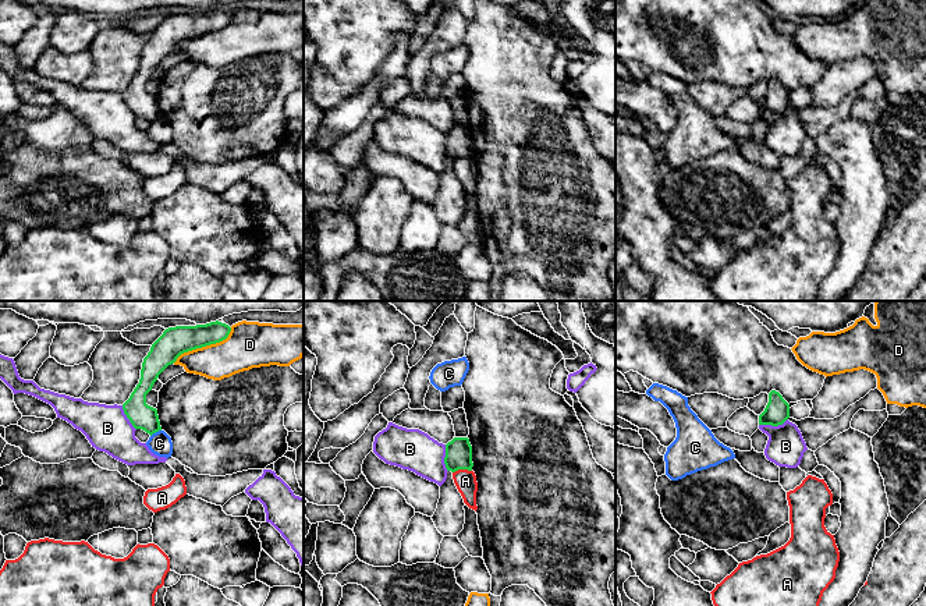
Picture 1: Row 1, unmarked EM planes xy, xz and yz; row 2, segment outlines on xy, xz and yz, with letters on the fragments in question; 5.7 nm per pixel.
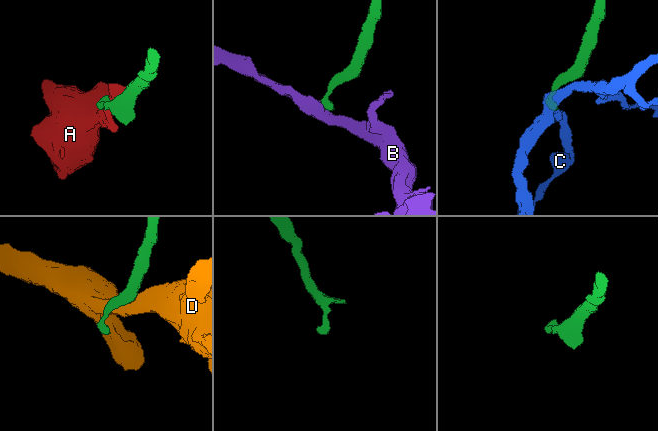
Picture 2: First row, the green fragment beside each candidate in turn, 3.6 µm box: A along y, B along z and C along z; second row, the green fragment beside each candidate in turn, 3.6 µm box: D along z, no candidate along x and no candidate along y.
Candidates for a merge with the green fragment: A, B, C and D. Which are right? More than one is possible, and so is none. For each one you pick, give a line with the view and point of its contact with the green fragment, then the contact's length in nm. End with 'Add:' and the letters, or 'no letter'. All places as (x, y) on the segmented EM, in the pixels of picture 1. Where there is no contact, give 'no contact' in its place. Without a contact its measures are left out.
Add: no letter

